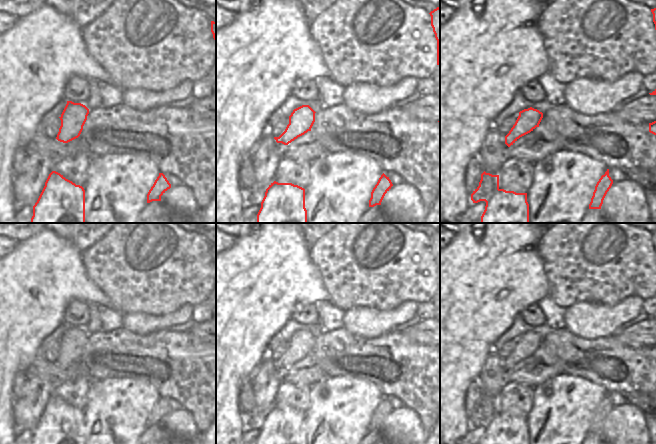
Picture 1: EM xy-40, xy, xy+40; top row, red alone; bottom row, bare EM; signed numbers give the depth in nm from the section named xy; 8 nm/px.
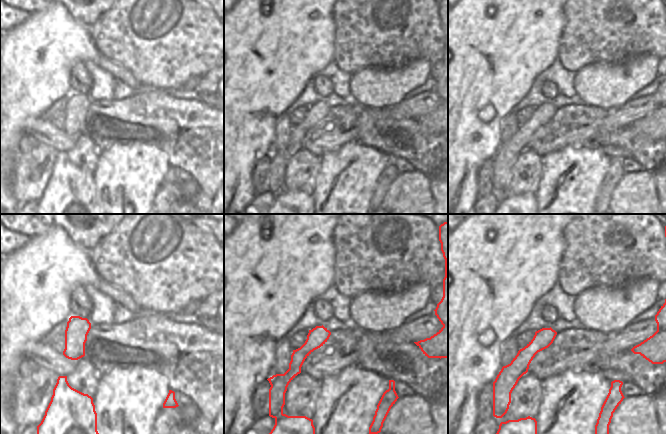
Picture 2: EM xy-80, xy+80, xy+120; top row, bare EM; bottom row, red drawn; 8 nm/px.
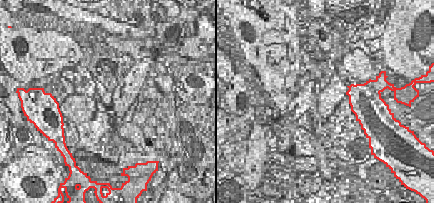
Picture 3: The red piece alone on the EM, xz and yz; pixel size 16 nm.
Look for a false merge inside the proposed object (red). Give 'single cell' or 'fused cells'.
fused cells

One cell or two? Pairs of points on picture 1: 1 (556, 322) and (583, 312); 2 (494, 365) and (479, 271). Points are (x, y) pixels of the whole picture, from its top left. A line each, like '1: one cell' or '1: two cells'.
1: two cells
2: two cells

